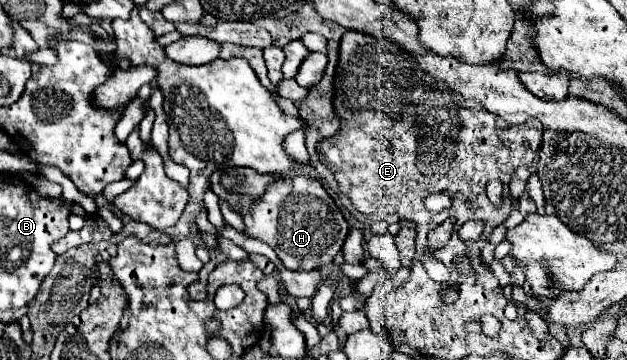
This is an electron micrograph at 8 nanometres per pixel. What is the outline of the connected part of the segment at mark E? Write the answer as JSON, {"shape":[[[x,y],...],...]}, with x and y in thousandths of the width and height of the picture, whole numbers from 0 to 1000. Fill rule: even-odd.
{"shape":[[[552,83],[542,111],[542,144],[539,144],[539,183],[533,211],[533,272],[530,272],[533,311],[542,328],[542,367],[509,394],[504,408],[510,450],[520,467],[526,467],[542,511],[542,533],[549,533],[565,578],[577,594],[593,600],[616,600],[616,594],[635,594],[638,606],[651,606],[663,622],[663,717],[660,739],[673,733],[673,711],[692,711],[705,728],[721,728],[724,700],[730,694],[730,639],[743,611],[772,611],[775,644],[769,661],[778,661],[797,617],[804,617],[817,589],[817,556],[810,533],[810,506],[826,461],[845,461],[855,439],[855,422],[861,417],[866,375],[866,350],[858,344],[810,344],[801,328],[781,317],[772,294],[762,283],[740,278],[727,256],[715,250],[705,228],[689,217],[683,200],[676,200],[660,156],[654,144],[644,144],[644,133],[619,106],[587,100],[574,94],[574,117],[568,117],[565,133],[565,83]],[[673,389],[683,389],[683,406],[670,406]],[[794,494],[804,511],[804,533],[810,533],[810,550],[804,550],[801,578],[785,578],[785,567],[775,550],[775,511],[778,500]],[[686,539],[715,539],[721,550],[721,578],[708,583],[692,600],[676,572],[676,550]],[[743,556],[756,561],[756,578],[743,572]],[[727,600],[727,633],[721,644],[718,678],[711,689],[686,694],[683,689],[683,644],[692,639],[708,606]]]}

